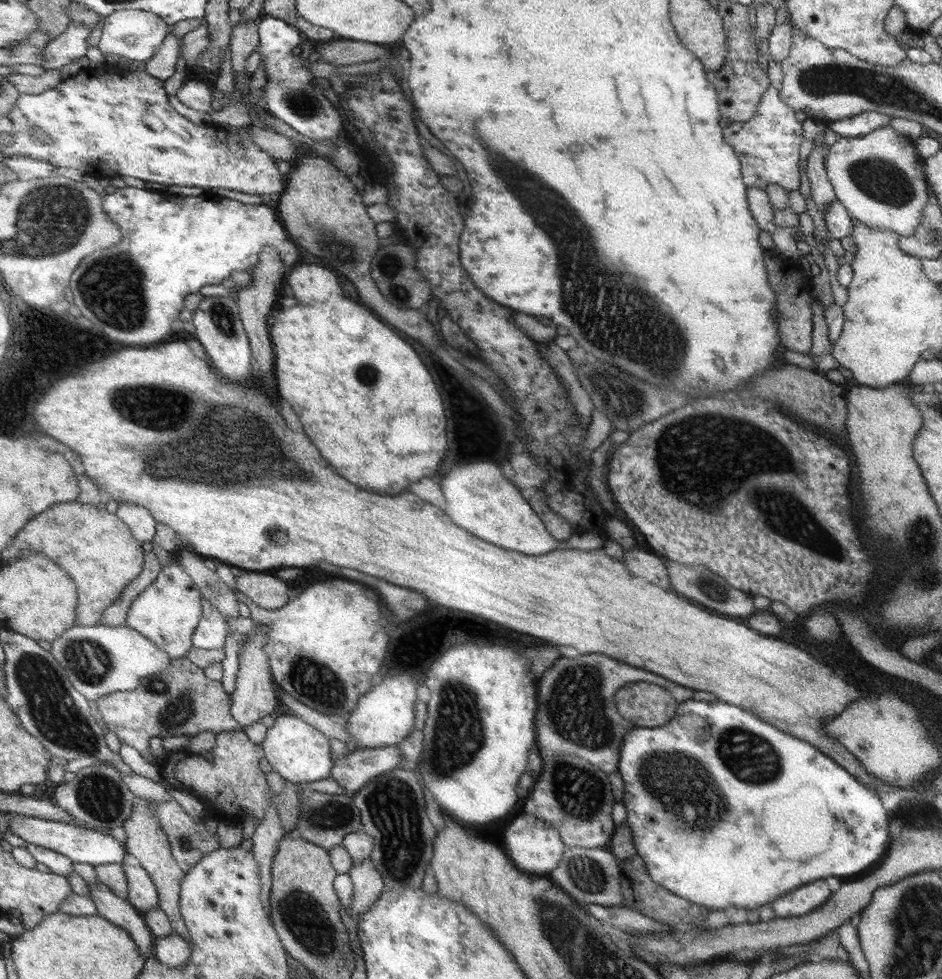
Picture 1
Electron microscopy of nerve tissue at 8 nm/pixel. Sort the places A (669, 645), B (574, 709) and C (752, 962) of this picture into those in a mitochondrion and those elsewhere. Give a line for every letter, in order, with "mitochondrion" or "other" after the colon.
A: other
B: mitochondrion
C: other

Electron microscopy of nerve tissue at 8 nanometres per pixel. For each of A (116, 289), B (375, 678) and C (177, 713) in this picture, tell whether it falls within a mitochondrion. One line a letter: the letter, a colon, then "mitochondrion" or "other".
A: mitochondrion
B: other
C: mitochondrion

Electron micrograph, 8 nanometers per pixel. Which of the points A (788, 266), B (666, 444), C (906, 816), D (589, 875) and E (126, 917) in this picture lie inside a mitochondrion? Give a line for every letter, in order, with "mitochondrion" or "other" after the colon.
A: other
B: mitochondrion
C: other
D: mitochondrion
E: other

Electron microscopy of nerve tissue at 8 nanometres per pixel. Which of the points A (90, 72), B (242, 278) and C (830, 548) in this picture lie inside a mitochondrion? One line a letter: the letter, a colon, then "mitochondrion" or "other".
A: other
B: other
C: other

